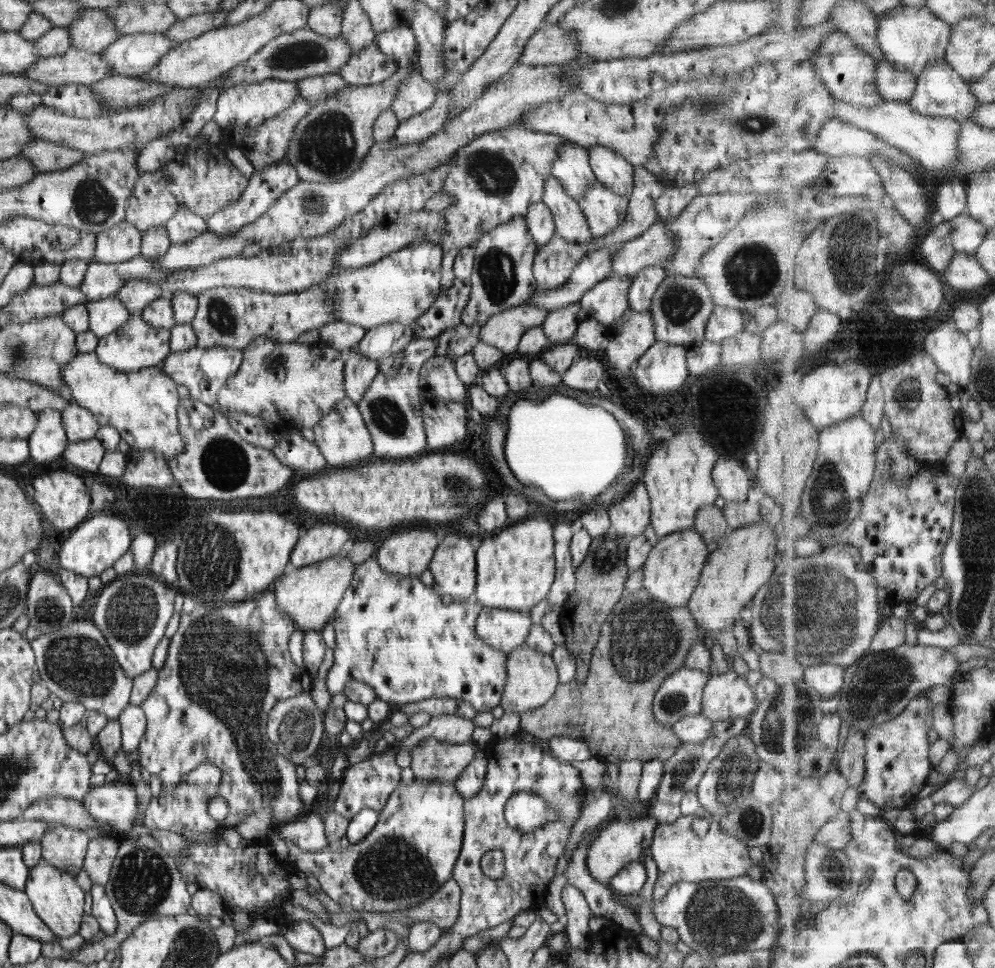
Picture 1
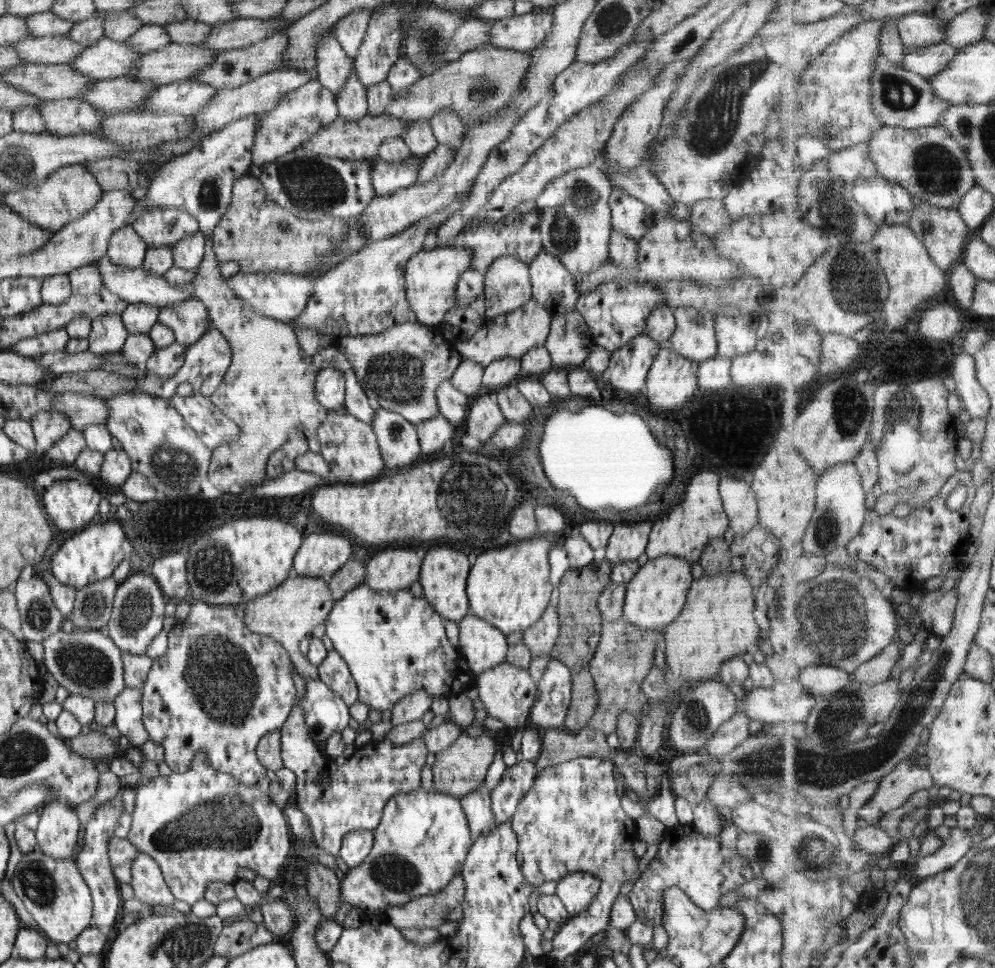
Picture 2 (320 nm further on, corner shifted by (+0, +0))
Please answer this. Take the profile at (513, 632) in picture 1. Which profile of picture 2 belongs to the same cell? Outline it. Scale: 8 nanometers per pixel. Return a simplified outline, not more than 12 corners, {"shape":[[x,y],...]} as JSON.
{"shape":[[472,614],[458,648],[476,674],[505,662],[506,634]]}

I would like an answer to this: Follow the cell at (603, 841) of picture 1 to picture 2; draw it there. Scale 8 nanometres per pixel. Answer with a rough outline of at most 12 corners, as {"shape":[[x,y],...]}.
{"shape":[[578,871],[557,880],[555,893],[575,919],[589,907],[600,880]]}

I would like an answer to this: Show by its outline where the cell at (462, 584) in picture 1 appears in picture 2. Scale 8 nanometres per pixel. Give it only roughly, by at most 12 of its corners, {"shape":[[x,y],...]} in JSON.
{"shape":[[434,548],[418,582],[445,621],[469,614],[466,554]]}

